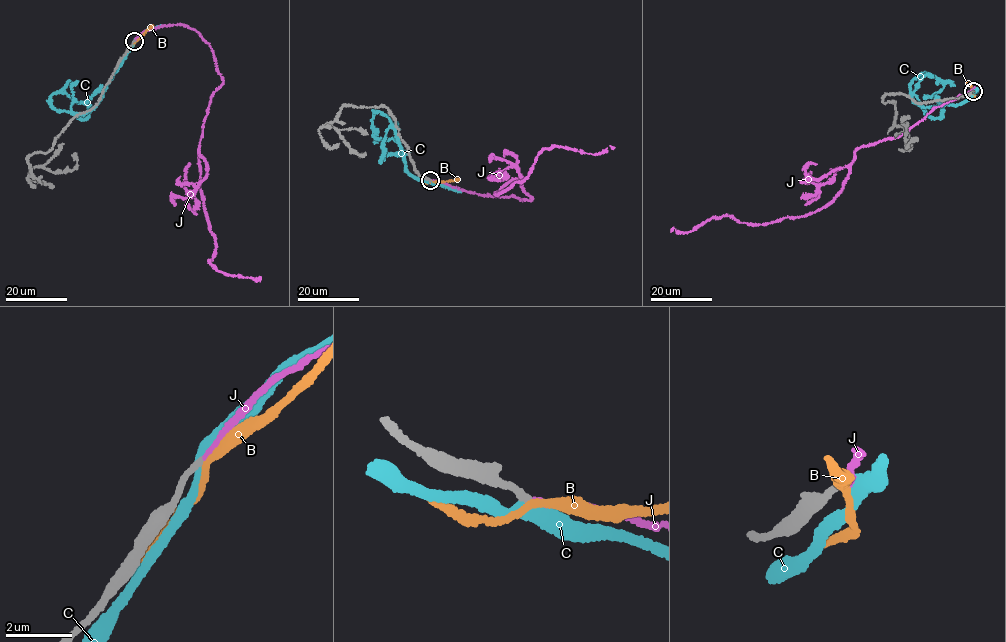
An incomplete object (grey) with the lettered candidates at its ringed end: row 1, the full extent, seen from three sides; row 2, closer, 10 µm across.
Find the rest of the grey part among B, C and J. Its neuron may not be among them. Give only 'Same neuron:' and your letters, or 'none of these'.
Same neuron: J

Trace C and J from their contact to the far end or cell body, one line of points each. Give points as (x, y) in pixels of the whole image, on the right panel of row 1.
C: (974, 91), (955, 105), (915, 103), (911, 82), (927, 73), (938, 77), (943, 86), (930, 97), (924, 97)
J: (974, 91), (856, 150), (843, 189), (814, 212), (672, 229)

